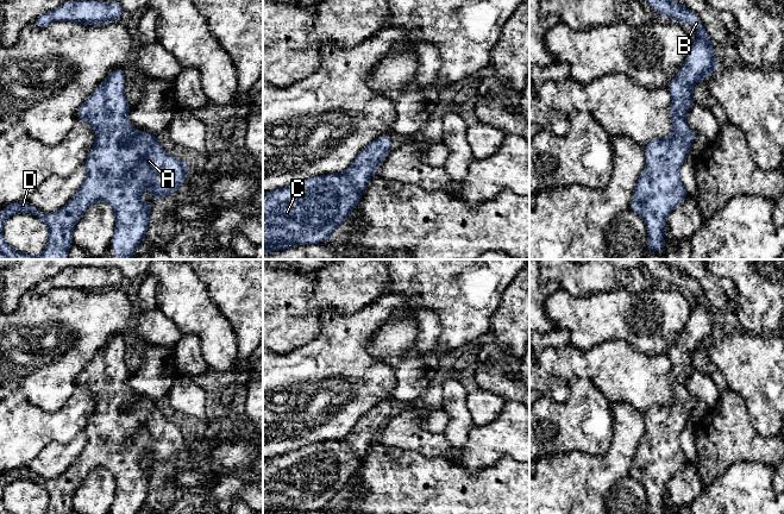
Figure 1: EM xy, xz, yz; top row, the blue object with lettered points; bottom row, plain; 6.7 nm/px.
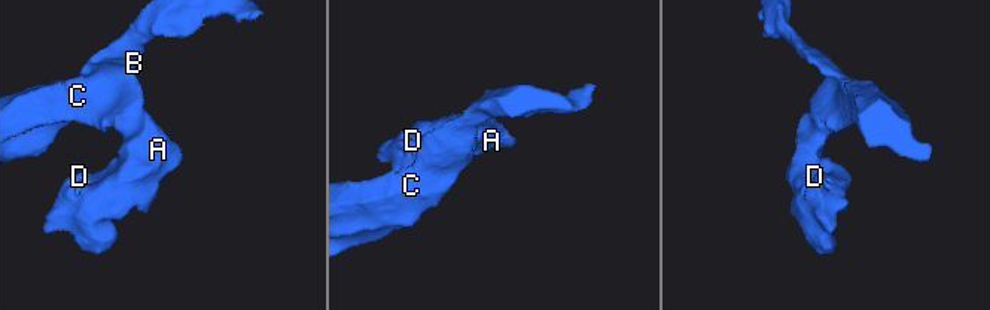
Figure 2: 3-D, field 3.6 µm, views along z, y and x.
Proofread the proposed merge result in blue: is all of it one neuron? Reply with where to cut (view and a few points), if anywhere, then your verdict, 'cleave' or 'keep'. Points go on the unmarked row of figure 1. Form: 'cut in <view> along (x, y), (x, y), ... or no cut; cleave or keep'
no cut; keep

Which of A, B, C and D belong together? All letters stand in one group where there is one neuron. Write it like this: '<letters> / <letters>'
A B C D

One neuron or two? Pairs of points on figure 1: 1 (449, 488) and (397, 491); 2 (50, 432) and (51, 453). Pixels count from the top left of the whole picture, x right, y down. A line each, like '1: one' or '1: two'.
1: one
2: two

